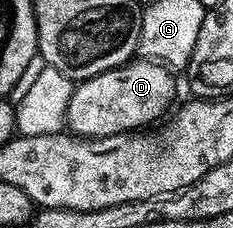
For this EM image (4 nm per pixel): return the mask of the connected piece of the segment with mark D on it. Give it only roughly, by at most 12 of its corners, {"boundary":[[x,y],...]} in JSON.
{"boundary":[[130,60],[86,78],[68,129],[137,132],[166,117],[177,90],[162,63]]}

